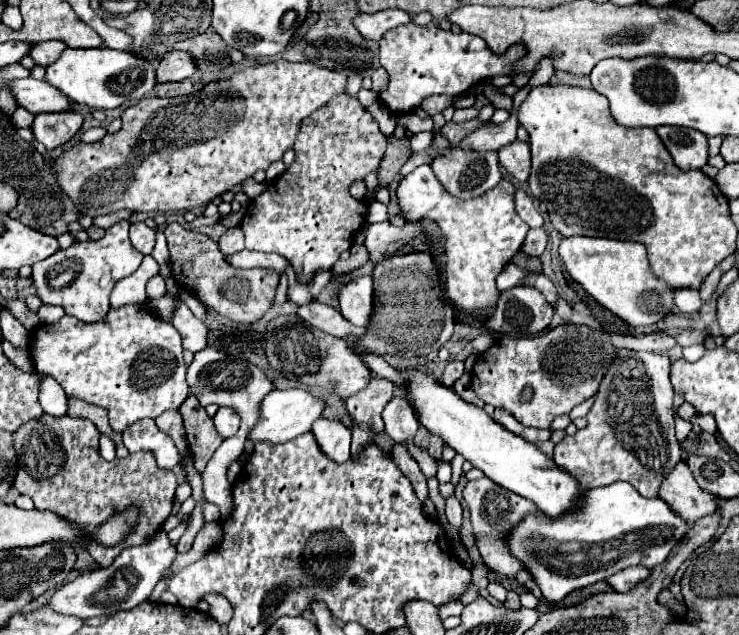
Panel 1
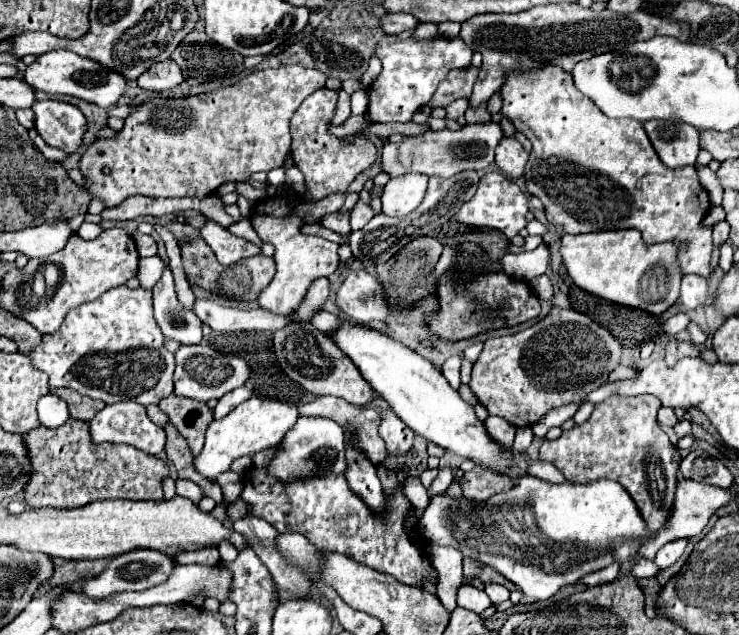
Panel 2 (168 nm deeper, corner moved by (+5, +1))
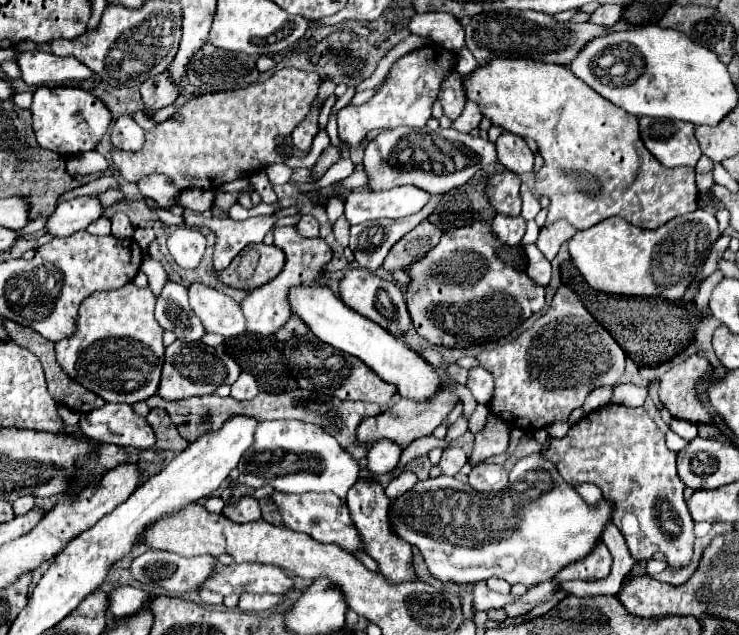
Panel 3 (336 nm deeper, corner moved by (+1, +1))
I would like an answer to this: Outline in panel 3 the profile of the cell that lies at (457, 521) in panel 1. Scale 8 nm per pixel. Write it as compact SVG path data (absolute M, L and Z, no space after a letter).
M449 448L449 450L443 450L443 458L439 462L439 468L441 468L441 474L447 474L447 476L455 476L461 466L467 462L467 456L461 448Z

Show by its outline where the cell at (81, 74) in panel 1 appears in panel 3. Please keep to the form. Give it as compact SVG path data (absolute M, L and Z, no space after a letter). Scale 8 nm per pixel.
M19 52L17 64L21 78L29 86L57 86L65 80L89 80L95 74L73 56L55 56L51 52Z

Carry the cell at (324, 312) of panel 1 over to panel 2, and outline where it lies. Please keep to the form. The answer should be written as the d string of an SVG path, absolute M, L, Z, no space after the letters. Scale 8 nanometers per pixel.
M197 298L193 312L199 320L217 332L243 332L243 330L279 330L287 324L287 316L273 316L263 310L239 310L213 302L211 298Z

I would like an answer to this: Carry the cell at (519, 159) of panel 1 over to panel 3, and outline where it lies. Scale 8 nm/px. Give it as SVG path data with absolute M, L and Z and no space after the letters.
M503 132L497 138L497 154L499 154L499 162L515 172L515 174L525 174L533 170L533 152L529 150L527 142L511 132Z

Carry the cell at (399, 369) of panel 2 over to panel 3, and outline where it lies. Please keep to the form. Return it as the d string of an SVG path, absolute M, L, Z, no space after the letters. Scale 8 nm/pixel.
M311 284L311 286L293 288L289 300L293 314L297 314L311 328L311 332L315 332L315 336L321 342L363 360L381 380L393 384L401 398L413 402L425 402L431 400L443 388L439 374L427 360L423 360L417 352L413 352L391 332L383 330L379 324L367 320L365 316L355 314L355 310L347 308L343 300L339 300L327 286Z

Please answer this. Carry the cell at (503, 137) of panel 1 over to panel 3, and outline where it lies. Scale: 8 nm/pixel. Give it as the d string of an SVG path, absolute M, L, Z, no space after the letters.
M393 128L381 132L365 148L365 168L371 190L389 190L403 184L413 184L429 194L449 192L463 186L477 170L493 166L497 162L495 144L473 134L457 130L415 130L415 128Z

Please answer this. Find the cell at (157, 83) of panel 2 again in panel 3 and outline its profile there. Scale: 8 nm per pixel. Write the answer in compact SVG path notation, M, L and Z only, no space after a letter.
M165 70L159 76L151 76L141 84L141 96L145 102L145 114L151 114L159 108L165 108L175 102L175 98L181 94L181 88L175 86L171 80L171 72Z

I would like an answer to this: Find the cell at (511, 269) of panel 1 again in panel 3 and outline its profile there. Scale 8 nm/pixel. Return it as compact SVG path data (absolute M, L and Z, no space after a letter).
M557 220L557 222L549 224L547 228L543 228L543 230L539 232L537 248L539 248L539 250L543 252L543 256L551 262L551 260L557 256L561 244L563 244L565 240L571 240L575 232L577 232L575 226L571 226L567 220Z

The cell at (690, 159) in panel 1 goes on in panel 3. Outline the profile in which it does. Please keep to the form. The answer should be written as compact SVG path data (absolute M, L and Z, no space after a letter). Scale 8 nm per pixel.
M639 118L641 138L651 154L667 168L695 166L701 158L701 148L695 138L695 126L681 120Z

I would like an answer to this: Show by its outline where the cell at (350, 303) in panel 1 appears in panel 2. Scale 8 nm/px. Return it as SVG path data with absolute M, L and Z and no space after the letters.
M365 270L349 272L337 292L337 304L345 316L359 324L385 320L391 312L379 280Z

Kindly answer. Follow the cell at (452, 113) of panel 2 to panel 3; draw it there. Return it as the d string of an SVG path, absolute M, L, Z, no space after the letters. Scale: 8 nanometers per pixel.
M451 72L451 76L447 76L447 80L443 82L443 92L439 94L439 102L443 106L445 116L449 116L451 120L461 116L467 96L465 96L459 72Z

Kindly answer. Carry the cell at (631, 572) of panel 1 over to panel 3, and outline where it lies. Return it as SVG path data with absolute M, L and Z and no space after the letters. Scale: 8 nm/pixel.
M601 544L599 548L595 548L595 552L591 552L591 556L587 556L587 560L579 560L579 564L569 564L555 578L559 582L565 582L565 580L585 580L585 582L603 580L609 576L611 566L613 566L613 558L611 558L607 546Z

